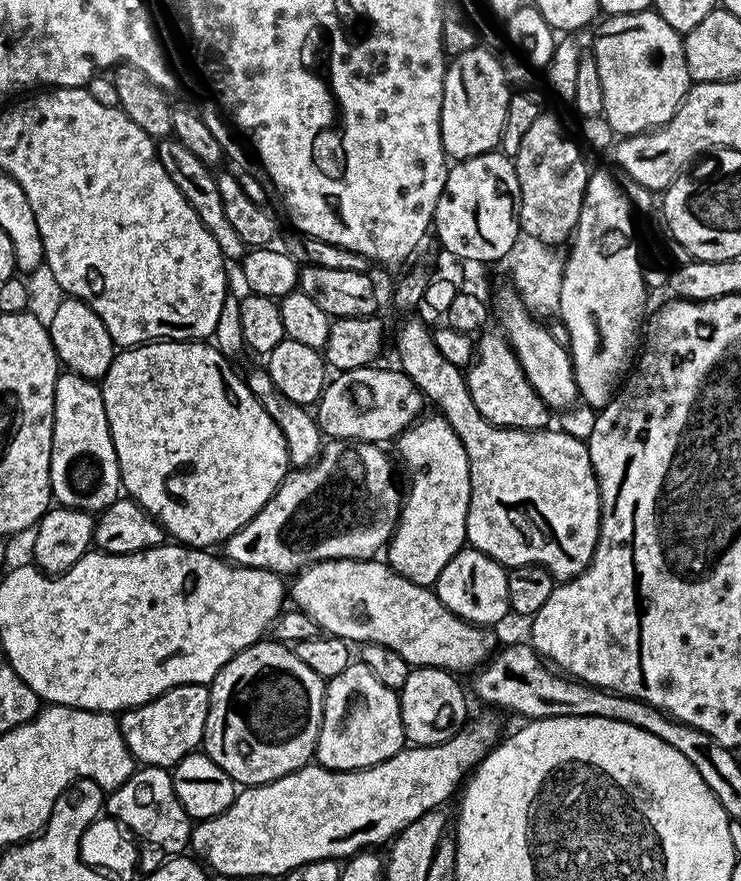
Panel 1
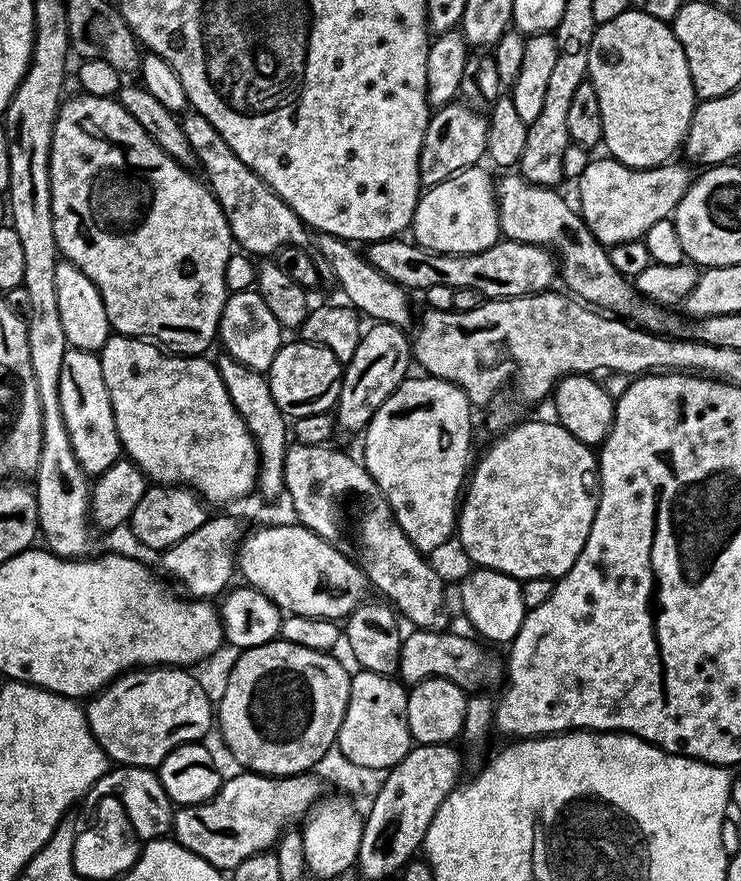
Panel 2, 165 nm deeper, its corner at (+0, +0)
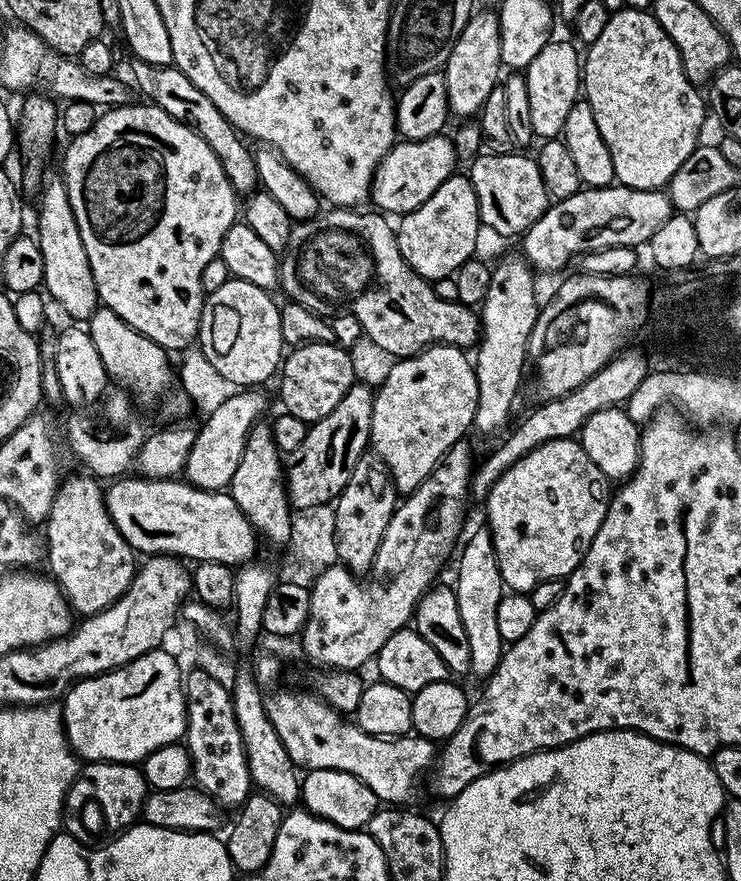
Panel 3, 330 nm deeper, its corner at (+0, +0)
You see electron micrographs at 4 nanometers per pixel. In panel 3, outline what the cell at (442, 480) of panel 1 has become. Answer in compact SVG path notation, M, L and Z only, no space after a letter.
M433 344L417 356L397 359L385 380L375 389L374 395L370 448L384 461L397 493L407 494L413 492L434 471L457 442L465 439L464 431L473 427L479 390L476 370L468 352L449 344Z

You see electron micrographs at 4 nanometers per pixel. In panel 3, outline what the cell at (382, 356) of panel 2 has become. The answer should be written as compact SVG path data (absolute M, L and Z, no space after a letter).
M354 382L334 410L309 427L301 446L287 453L284 460L284 485L293 509L299 511L330 504L345 488L354 474L354 467L367 453L371 443L374 400L371 387Z

